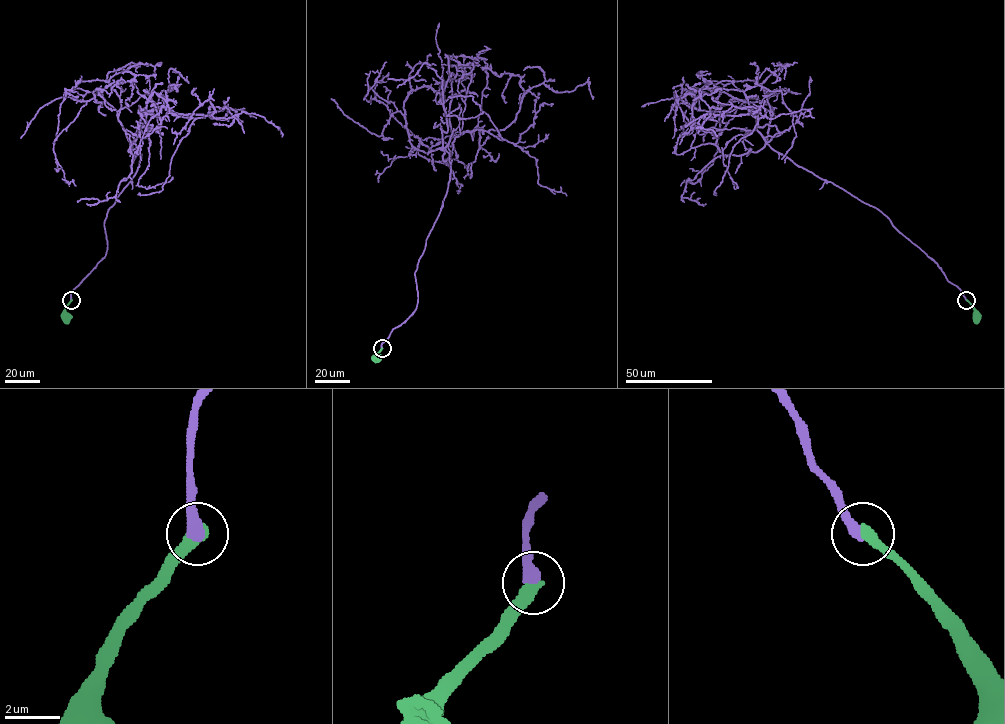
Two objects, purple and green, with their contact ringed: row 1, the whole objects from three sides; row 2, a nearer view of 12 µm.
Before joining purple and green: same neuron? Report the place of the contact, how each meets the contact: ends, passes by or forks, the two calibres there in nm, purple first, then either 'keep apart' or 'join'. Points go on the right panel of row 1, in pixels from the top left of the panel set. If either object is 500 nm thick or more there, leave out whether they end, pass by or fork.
place (966, 300); purple ends; green ends; calibres 400 and 460 nm; join

